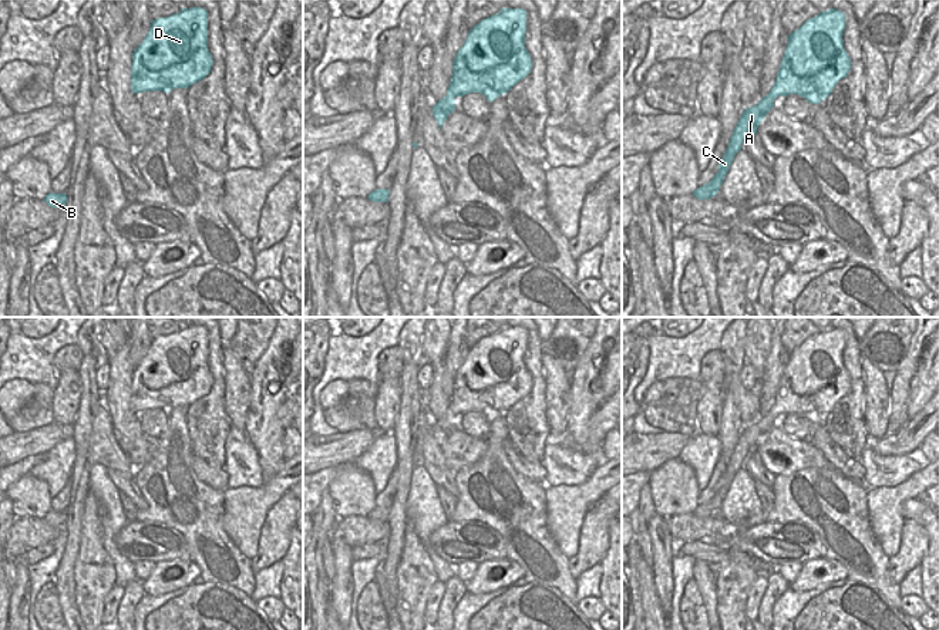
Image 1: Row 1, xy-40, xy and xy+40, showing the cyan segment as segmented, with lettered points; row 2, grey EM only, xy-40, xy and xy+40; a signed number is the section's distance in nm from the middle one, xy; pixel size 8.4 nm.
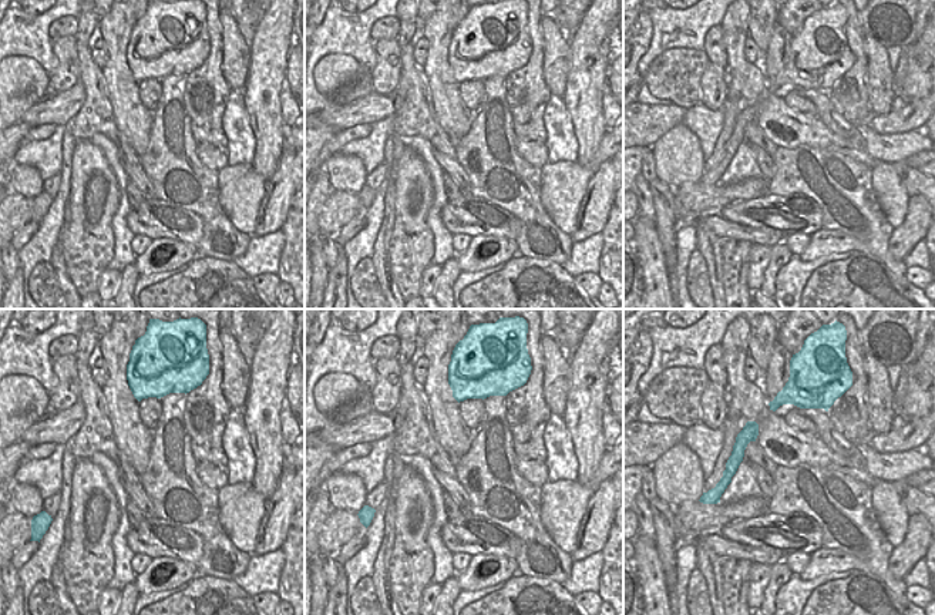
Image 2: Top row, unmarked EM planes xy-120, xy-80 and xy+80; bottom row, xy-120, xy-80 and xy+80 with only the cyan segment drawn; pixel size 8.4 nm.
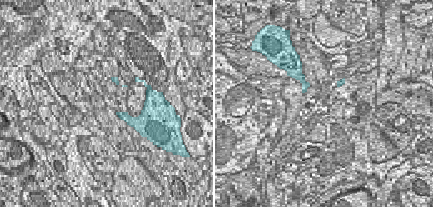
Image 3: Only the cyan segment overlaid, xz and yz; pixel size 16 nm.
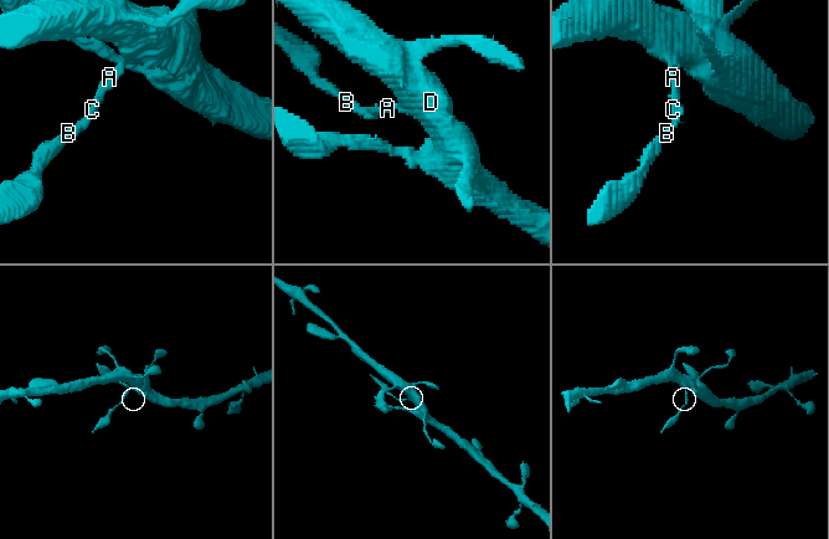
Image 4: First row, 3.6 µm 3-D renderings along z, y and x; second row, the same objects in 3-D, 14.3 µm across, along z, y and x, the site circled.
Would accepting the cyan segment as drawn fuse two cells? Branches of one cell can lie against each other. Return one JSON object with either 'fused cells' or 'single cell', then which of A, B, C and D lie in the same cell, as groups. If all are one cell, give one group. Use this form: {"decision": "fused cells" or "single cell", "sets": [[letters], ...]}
{"decision": "fused cells", "sets": [["A", "B", "C"], ["D"]]}

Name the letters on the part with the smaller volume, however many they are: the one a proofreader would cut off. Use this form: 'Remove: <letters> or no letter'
Remove: A, B, C

